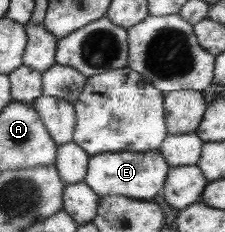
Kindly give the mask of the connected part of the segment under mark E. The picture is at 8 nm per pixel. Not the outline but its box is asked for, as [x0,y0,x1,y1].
[83,152,168,201]

